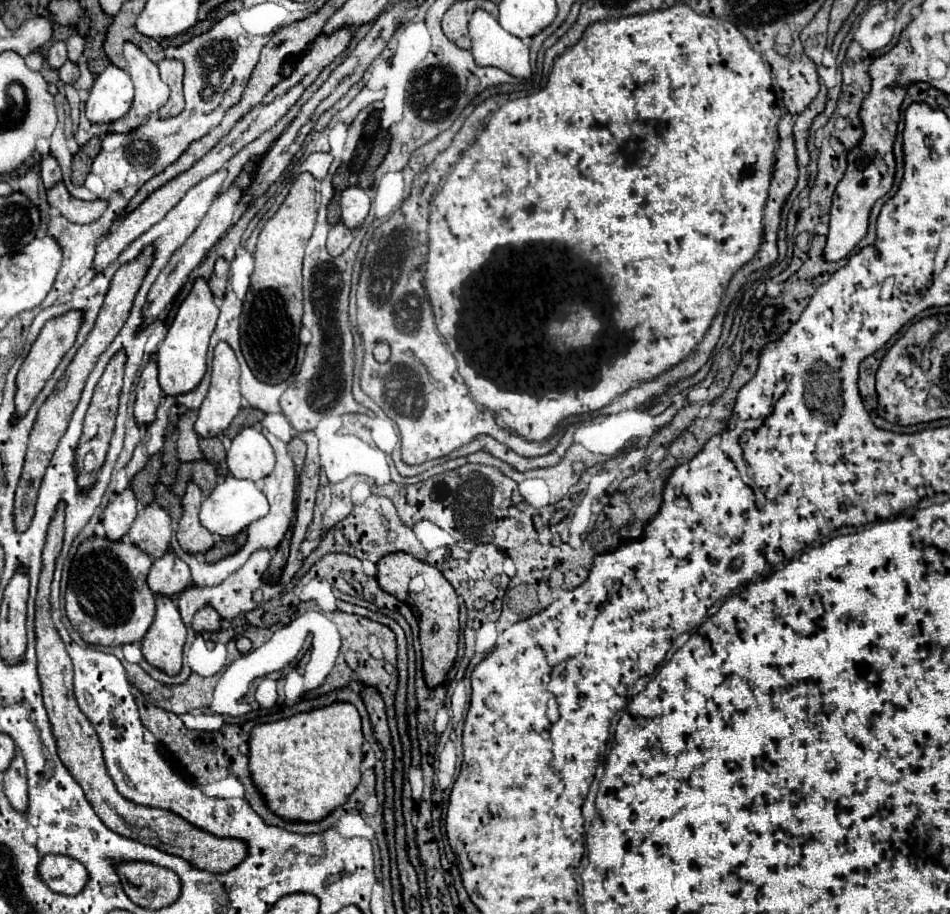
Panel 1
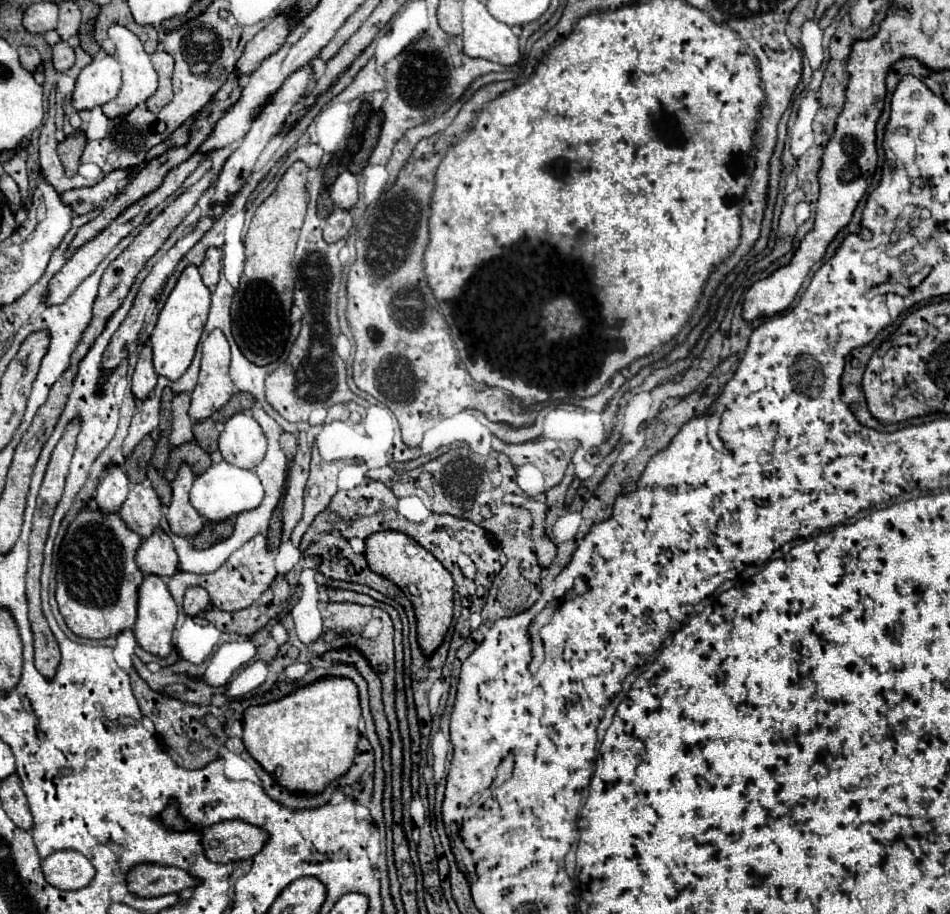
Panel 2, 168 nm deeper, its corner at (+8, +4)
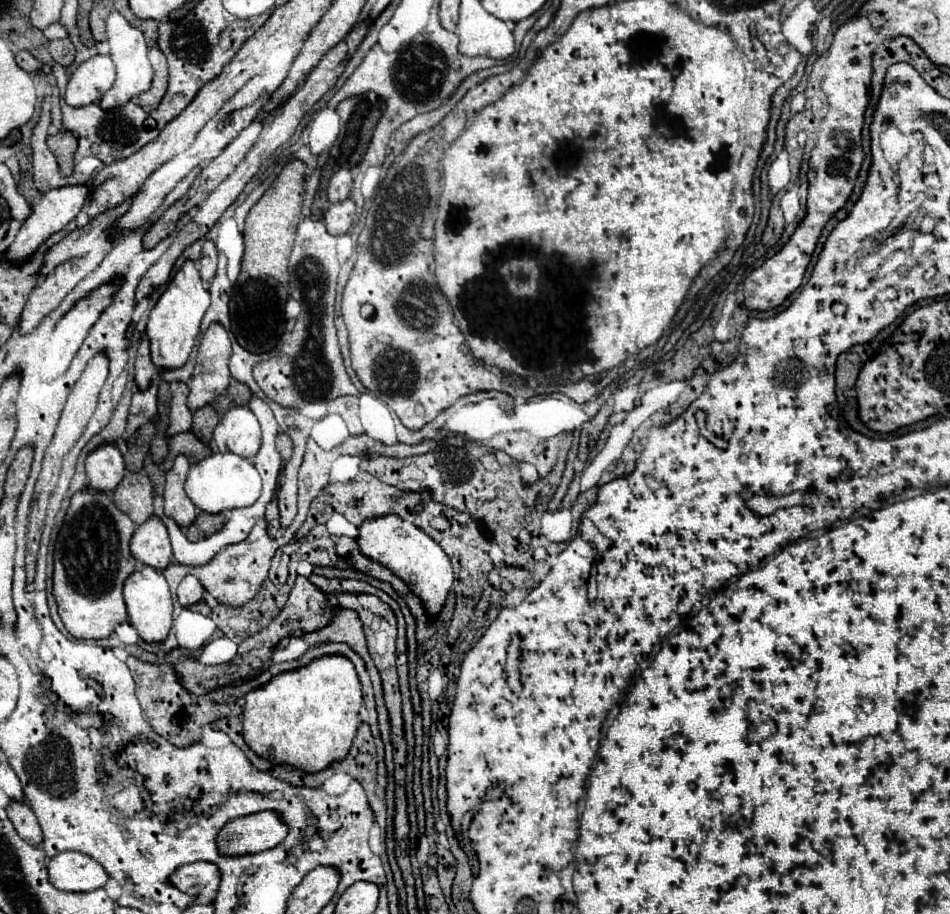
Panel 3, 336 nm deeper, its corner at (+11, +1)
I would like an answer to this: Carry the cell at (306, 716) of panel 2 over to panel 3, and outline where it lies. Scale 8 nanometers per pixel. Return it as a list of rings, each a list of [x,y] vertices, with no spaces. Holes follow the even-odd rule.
[[[323,655],[305,667],[283,671],[275,675],[263,687],[257,687],[245,695],[243,707],[243,737],[245,743],[271,763],[287,763],[315,773],[325,769],[333,761],[341,761],[355,739],[359,727],[359,707],[363,703],[361,683],[355,665],[343,655]]]

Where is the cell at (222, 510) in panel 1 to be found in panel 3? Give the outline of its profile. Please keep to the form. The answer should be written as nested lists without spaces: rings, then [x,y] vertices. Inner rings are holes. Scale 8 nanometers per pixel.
[[[211,453],[209,457],[201,459],[189,469],[185,493],[189,499],[207,513],[221,513],[225,509],[235,507],[249,507],[259,499],[261,493],[261,477],[255,469],[255,465],[235,453]]]

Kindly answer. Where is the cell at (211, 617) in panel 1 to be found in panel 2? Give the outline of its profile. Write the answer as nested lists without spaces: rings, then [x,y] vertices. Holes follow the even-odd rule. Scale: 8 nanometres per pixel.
[[[188,588],[186,594],[184,594],[184,612],[188,616],[198,616],[202,614],[204,610],[208,610],[210,606],[210,598],[208,598],[208,592],[204,588]]]

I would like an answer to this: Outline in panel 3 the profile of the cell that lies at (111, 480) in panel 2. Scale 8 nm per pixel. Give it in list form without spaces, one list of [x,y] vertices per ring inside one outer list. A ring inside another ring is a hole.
[[[103,443],[87,455],[85,469],[93,489],[113,491],[125,473],[125,461],[115,443]]]

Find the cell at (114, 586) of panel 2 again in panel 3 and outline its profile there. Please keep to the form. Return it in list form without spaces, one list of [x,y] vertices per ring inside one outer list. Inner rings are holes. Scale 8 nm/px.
[[[91,487],[77,491],[71,497],[71,505],[65,515],[65,523],[55,543],[55,573],[53,573],[53,595],[57,599],[59,615],[65,629],[77,639],[103,639],[109,637],[115,627],[129,619],[123,601],[123,581],[135,571],[137,559],[129,551],[129,541],[137,525],[129,515],[119,511],[113,503],[111,493],[95,491]]]

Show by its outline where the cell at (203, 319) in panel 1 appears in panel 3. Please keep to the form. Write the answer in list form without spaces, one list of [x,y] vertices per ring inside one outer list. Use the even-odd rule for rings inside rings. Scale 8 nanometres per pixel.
[[[185,261],[183,267],[171,279],[165,293],[159,297],[147,321],[145,333],[151,341],[151,359],[157,367],[177,369],[185,365],[191,349],[195,347],[195,339],[201,329],[201,319],[207,307],[209,307],[209,291],[205,289],[195,263]]]

